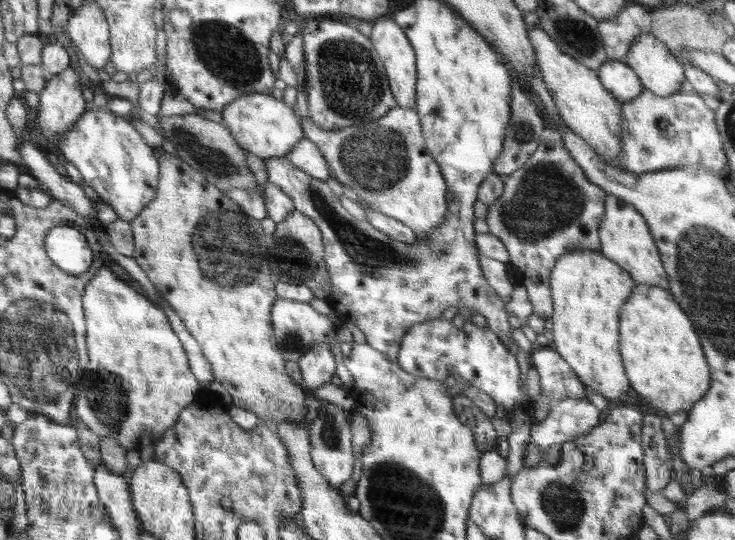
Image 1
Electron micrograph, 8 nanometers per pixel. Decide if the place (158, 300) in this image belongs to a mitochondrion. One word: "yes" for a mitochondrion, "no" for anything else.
no

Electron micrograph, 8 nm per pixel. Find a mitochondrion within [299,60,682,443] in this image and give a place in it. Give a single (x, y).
(547, 199)

